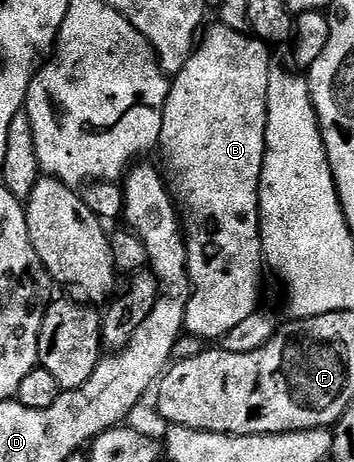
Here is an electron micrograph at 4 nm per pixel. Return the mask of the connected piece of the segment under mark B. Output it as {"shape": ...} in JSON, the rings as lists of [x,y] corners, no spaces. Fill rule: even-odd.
{"shape":[[[219,22],[213,23],[212,29],[209,27],[207,31],[203,33],[202,39],[199,41],[198,47],[195,52],[192,53],[192,57],[186,62],[186,66],[178,73],[177,76],[171,77],[170,87],[168,89],[168,97],[164,103],[164,113],[162,114],[162,134],[160,135],[160,142],[158,145],[158,153],[164,159],[162,163],[162,175],[167,183],[169,192],[172,193],[172,199],[176,202],[178,209],[178,215],[182,221],[182,227],[185,233],[185,244],[187,246],[187,260],[188,260],[188,277],[190,281],[190,290],[187,304],[186,318],[184,319],[185,331],[196,337],[197,339],[208,342],[216,342],[222,340],[226,333],[238,326],[243,319],[248,318],[250,314],[258,310],[258,298],[260,296],[260,282],[262,280],[262,270],[265,271],[266,261],[264,259],[264,247],[260,241],[260,175],[262,174],[262,166],[264,165],[264,151],[266,150],[266,122],[268,121],[268,111],[266,110],[266,92],[270,86],[270,70],[274,66],[274,60],[270,53],[269,45],[265,44],[262,40],[257,40],[255,36],[248,32],[239,32],[238,30],[230,30],[226,25]]]}

